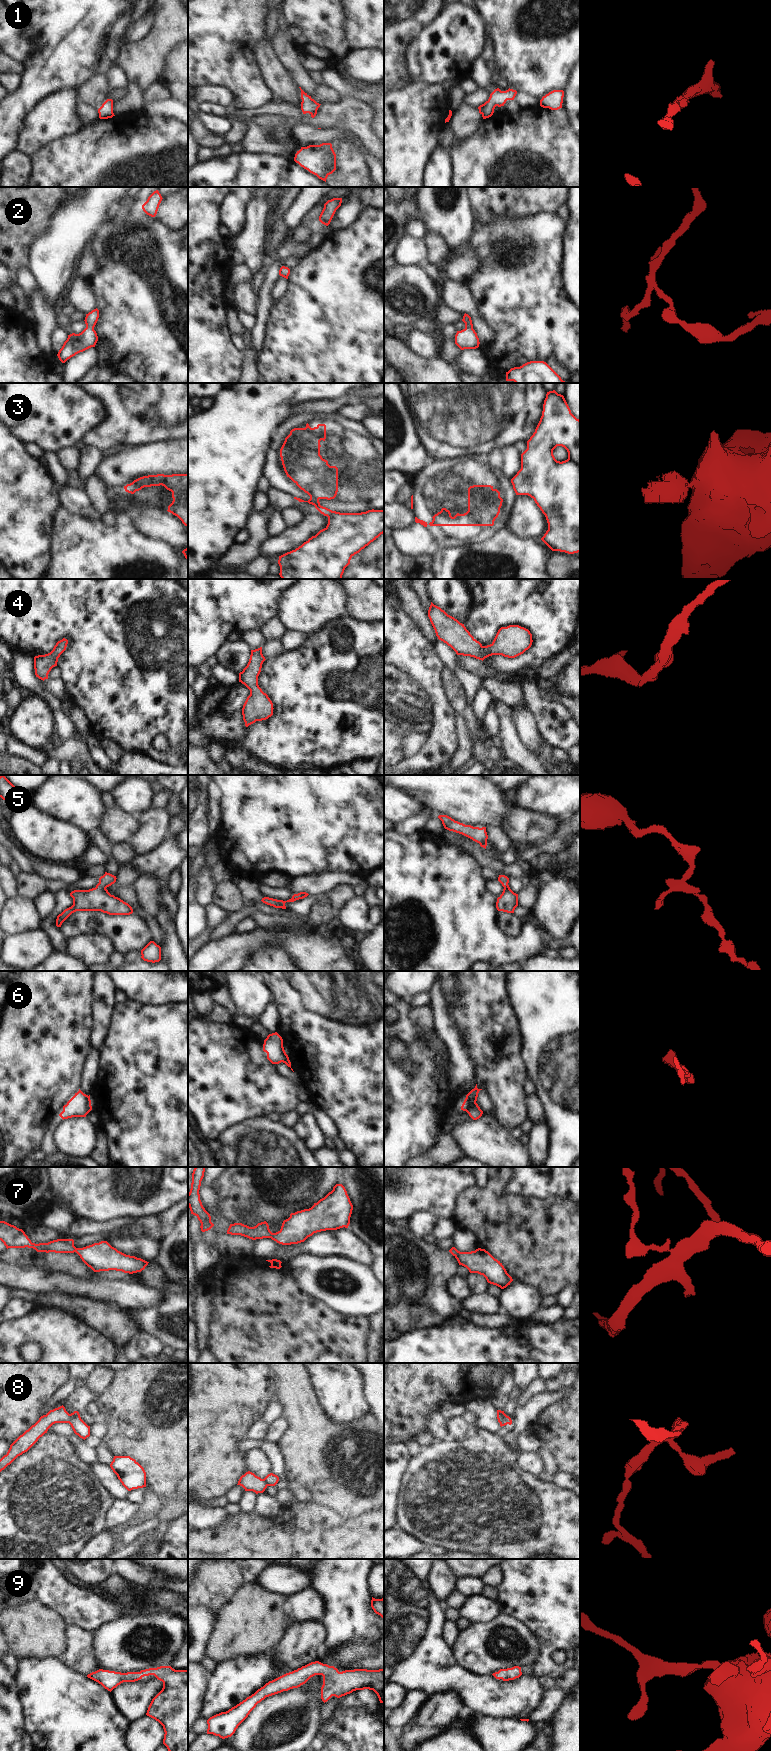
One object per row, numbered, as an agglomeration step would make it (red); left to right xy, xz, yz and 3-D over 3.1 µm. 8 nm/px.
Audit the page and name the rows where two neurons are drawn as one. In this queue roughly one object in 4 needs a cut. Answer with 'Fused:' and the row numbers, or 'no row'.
Fused: 3, 8

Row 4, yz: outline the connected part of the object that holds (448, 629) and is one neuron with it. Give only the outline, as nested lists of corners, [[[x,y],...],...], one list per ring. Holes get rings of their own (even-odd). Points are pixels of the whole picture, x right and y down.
[[[432,602],[428,617],[438,639],[450,646],[457,655],[470,656],[482,661],[492,655],[515,658],[528,650],[533,642],[528,629],[519,625],[509,625],[498,630],[490,645],[483,646],[464,624]]]

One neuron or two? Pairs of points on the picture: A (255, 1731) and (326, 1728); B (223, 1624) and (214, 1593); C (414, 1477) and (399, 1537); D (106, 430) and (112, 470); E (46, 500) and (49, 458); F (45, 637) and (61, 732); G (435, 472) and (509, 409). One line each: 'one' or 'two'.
A: two
B: two
C: two
D: two
E: two
F: two
G: two

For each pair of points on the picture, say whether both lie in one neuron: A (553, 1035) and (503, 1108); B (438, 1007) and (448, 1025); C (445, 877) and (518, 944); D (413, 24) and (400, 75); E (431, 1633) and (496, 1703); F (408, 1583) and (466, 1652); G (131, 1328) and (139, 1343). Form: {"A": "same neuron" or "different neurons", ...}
{"A": "different neurons", "B": "same neuron", "C": "same neuron", "D": "same neuron", "E": "same neuron", "F": "different neurons", "G": "different neurons"}

